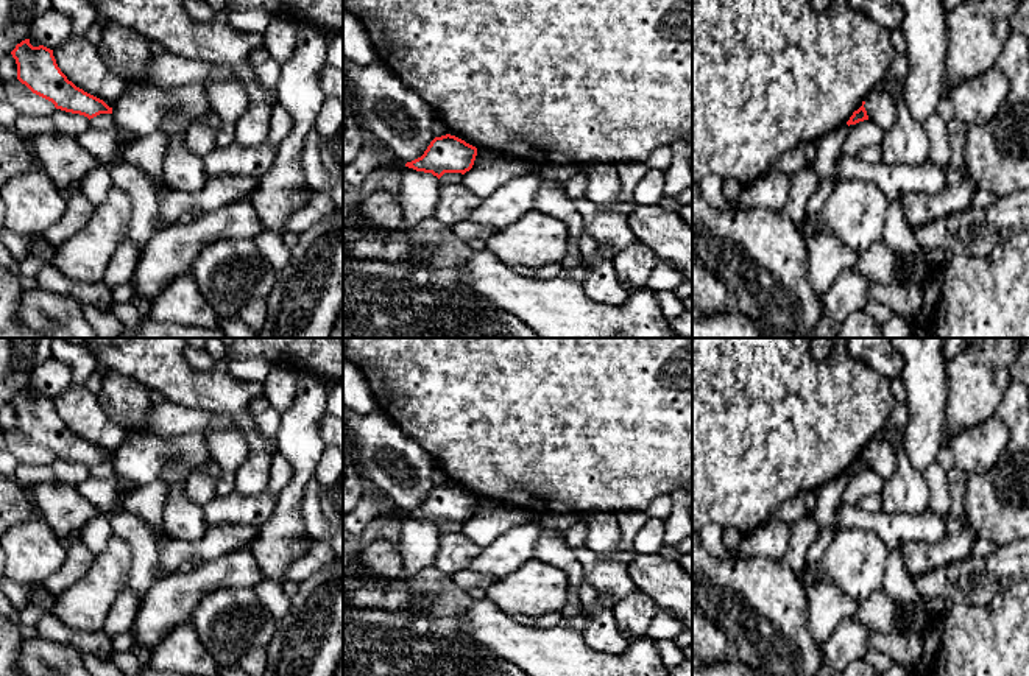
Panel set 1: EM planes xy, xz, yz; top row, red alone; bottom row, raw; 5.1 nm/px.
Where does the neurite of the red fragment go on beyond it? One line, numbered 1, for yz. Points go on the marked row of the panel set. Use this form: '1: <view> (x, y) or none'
1: none

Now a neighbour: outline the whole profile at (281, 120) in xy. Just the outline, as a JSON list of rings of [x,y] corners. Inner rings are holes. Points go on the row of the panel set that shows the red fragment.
[[[278,101],[273,106],[271,120],[270,120],[270,131],[267,142],[273,148],[279,148],[284,139],[292,131],[292,115],[285,111],[285,107]]]

